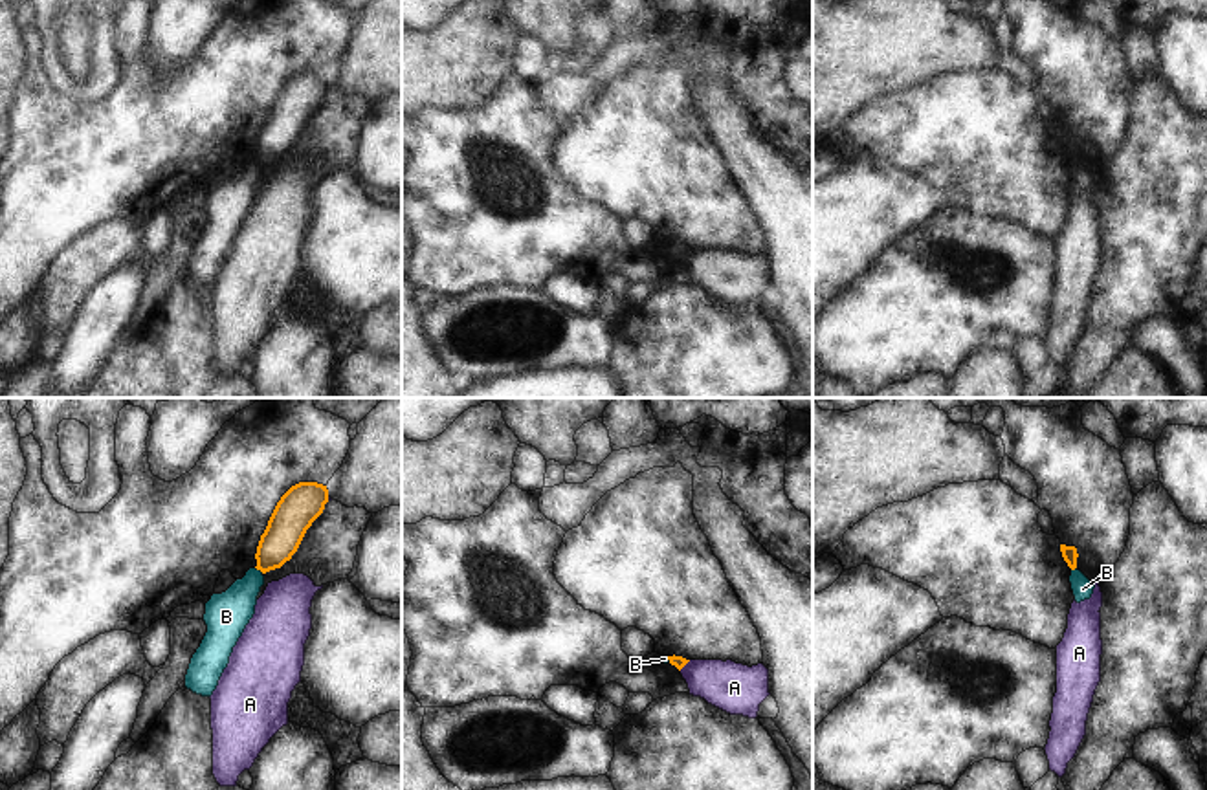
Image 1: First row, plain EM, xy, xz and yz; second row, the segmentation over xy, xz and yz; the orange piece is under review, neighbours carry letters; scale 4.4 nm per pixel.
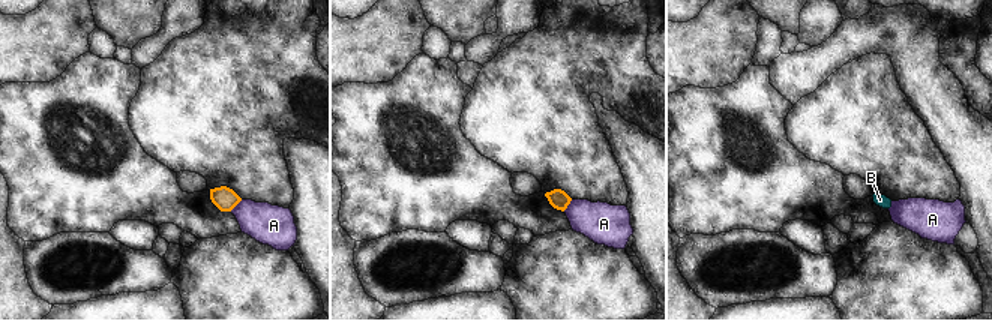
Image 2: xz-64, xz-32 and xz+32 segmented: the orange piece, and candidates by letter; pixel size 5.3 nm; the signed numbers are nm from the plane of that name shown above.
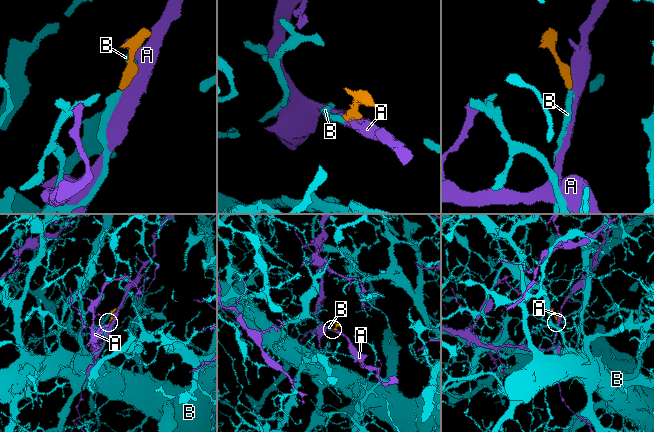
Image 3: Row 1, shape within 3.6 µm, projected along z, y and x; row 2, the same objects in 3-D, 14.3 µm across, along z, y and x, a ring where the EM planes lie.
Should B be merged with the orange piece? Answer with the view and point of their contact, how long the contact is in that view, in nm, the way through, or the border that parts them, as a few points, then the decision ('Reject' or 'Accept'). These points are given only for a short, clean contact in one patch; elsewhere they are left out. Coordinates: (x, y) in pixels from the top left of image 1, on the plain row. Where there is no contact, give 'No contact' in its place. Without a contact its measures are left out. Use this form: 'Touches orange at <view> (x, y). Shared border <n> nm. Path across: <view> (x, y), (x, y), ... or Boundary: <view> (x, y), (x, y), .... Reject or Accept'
Touches orange at xy (259, 158). Shared border 50 nm. Boundary: xy (255, 156), (263, 162). Reject

